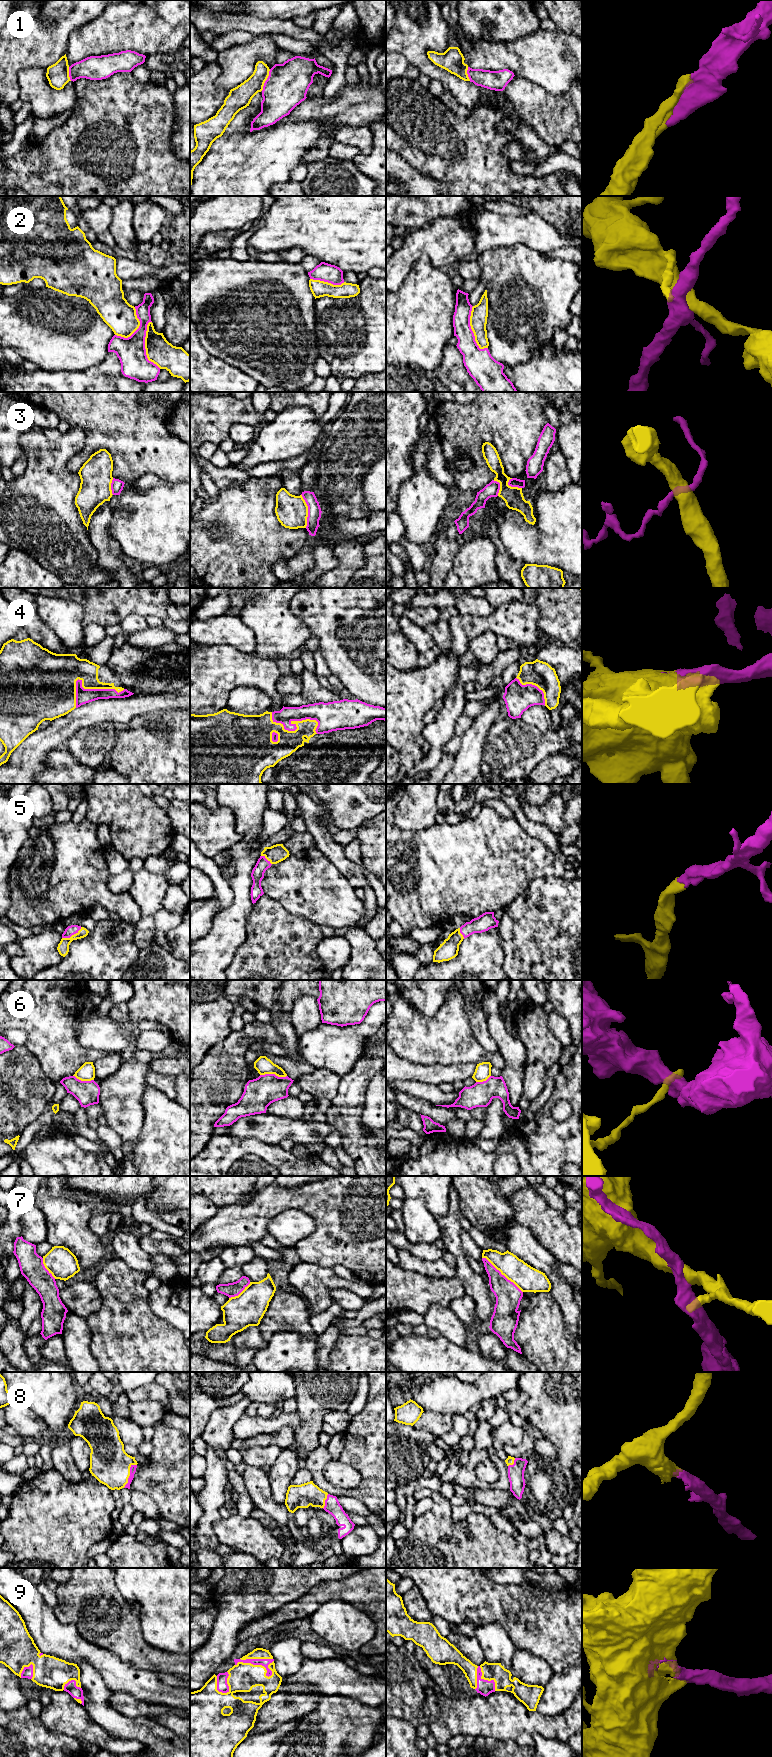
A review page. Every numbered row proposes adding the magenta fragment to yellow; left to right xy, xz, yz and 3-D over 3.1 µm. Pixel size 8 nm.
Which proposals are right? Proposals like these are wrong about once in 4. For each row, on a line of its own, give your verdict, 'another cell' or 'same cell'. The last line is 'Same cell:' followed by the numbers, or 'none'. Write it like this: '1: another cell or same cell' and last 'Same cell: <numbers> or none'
1: same cell
2: another cell
3: another cell
4: same cell
5: same cell
6: another cell
7: another cell
8: same cell
9: same cell
Same cell: 1, 4, 5, 8, 9

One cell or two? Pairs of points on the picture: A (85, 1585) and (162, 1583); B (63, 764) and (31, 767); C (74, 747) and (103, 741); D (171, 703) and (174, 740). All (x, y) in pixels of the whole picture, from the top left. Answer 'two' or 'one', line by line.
A: two
B: two
C: one
D: two

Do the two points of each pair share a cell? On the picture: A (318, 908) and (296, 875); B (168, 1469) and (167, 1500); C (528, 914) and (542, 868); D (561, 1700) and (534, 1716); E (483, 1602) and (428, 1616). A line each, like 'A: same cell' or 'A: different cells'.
A: same cell
B: same cell
C: different cells
D: different cells
E: different cells

